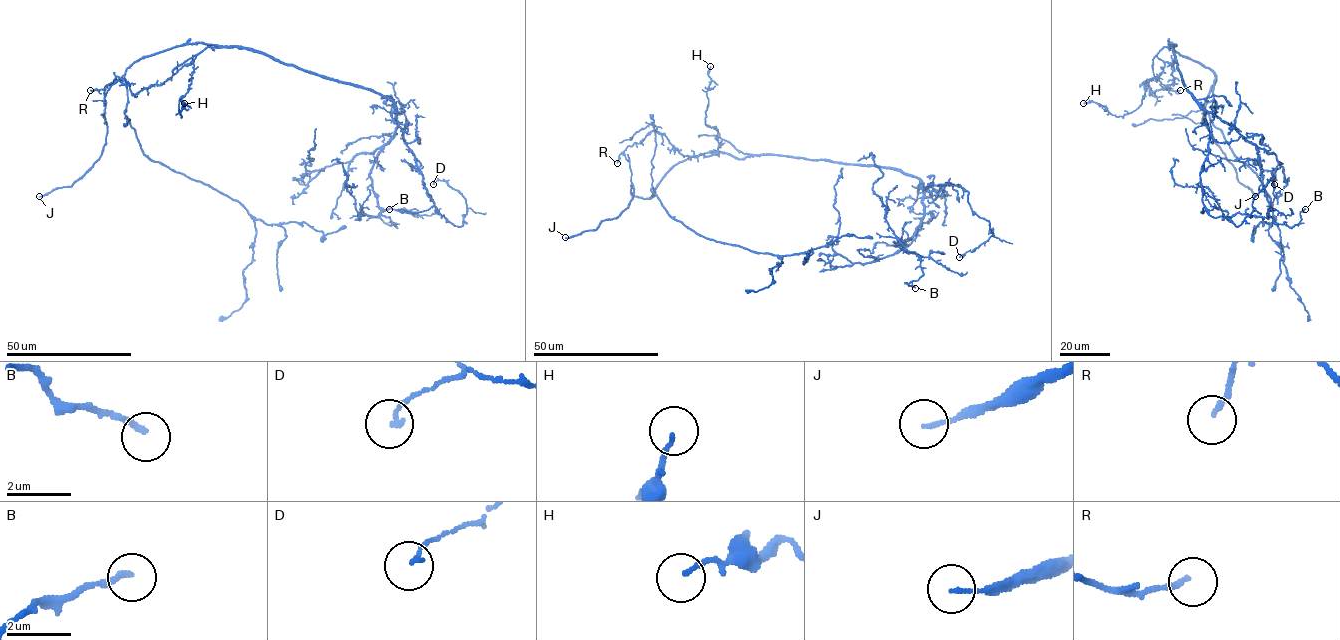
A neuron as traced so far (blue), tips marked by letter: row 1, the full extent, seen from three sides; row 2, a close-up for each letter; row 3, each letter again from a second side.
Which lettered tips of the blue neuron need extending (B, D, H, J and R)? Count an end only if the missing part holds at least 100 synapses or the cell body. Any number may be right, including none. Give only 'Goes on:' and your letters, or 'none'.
Goes on: J

